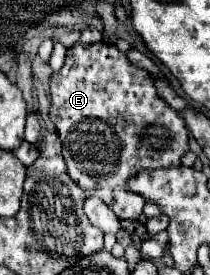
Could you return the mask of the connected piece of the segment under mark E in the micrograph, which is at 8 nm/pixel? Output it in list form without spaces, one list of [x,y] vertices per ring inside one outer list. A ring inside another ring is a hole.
[[[73,43],[67,49],[65,65],[51,77],[51,121],[63,143],[63,157],[71,179],[87,193],[105,201],[105,205],[121,221],[137,221],[147,199],[125,189],[125,181],[139,169],[147,167],[179,167],[181,157],[189,151],[189,131],[183,117],[169,107],[157,93],[157,85],[149,71],[135,67],[125,53],[109,43]]]

